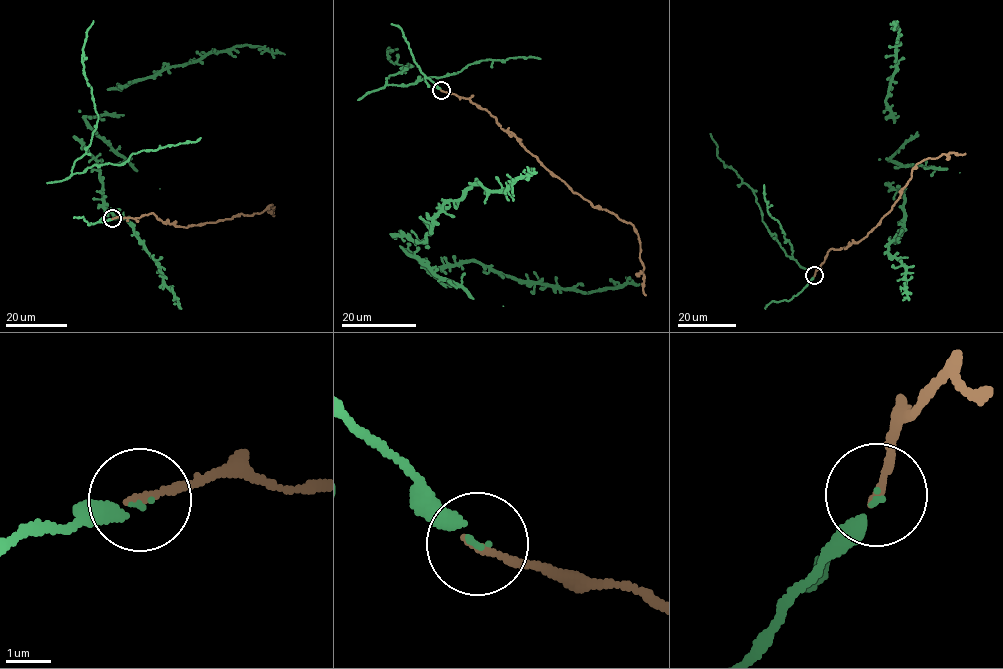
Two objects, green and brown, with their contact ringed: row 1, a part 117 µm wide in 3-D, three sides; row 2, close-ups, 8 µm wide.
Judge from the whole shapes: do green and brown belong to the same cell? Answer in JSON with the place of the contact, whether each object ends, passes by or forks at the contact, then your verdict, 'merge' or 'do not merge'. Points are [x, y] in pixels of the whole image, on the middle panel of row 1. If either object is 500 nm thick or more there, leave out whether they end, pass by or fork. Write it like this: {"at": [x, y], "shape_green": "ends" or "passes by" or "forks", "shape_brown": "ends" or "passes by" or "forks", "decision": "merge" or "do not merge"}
{"at": [441, 90], "shape_green": "ends", "shape_brown": "ends", "decision": "merge"}

